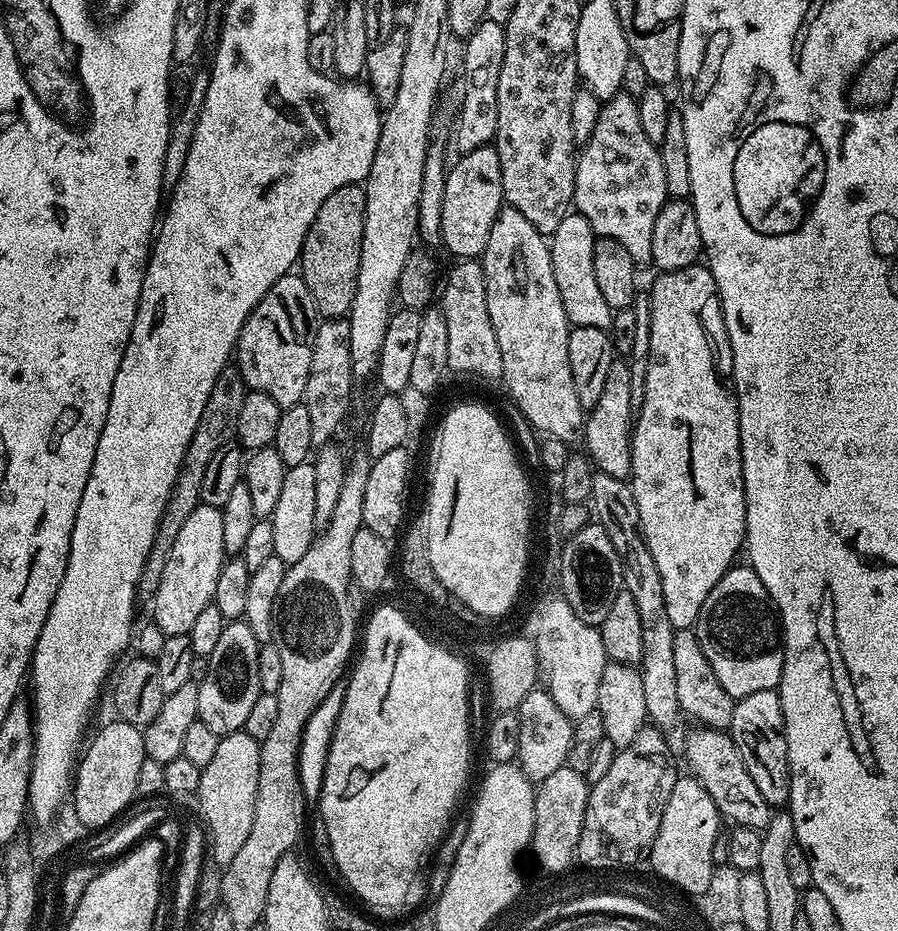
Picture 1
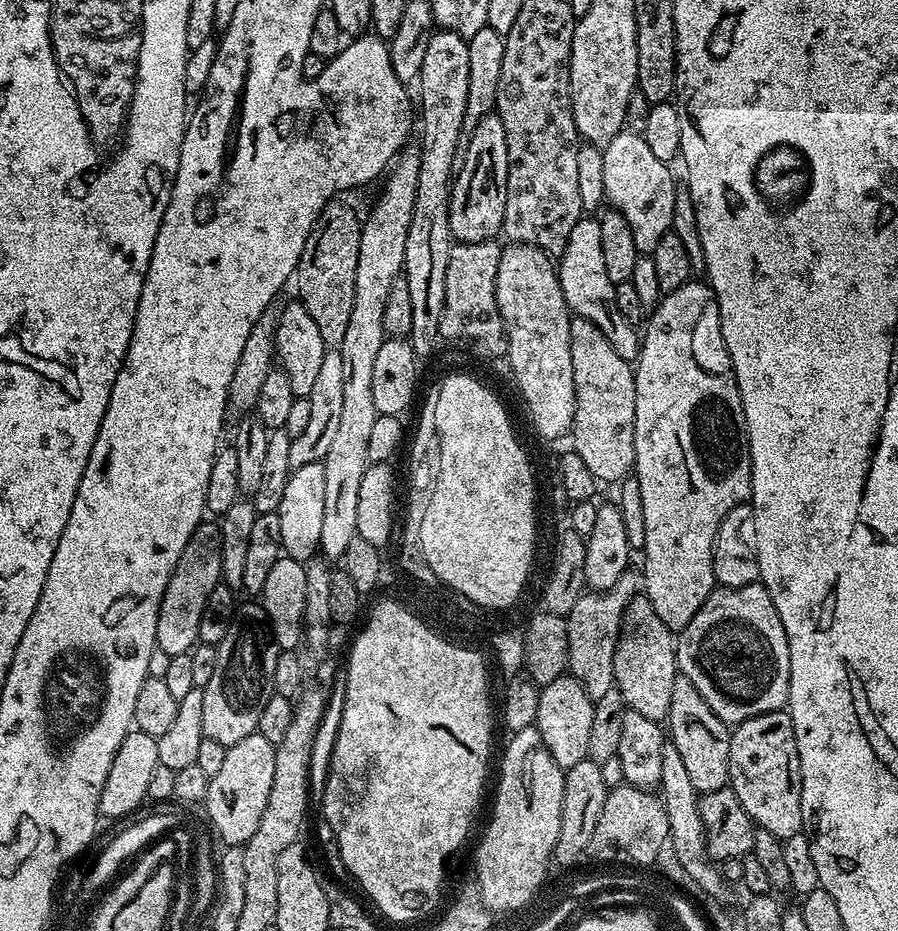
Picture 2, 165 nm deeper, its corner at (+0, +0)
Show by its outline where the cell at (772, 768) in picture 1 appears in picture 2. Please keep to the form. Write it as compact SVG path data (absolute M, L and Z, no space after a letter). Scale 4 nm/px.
M787 711L758 714L731 729L728 783L732 793L742 802L746 814L756 828L770 830L781 842L801 835L802 774L798 758L798 742Z

